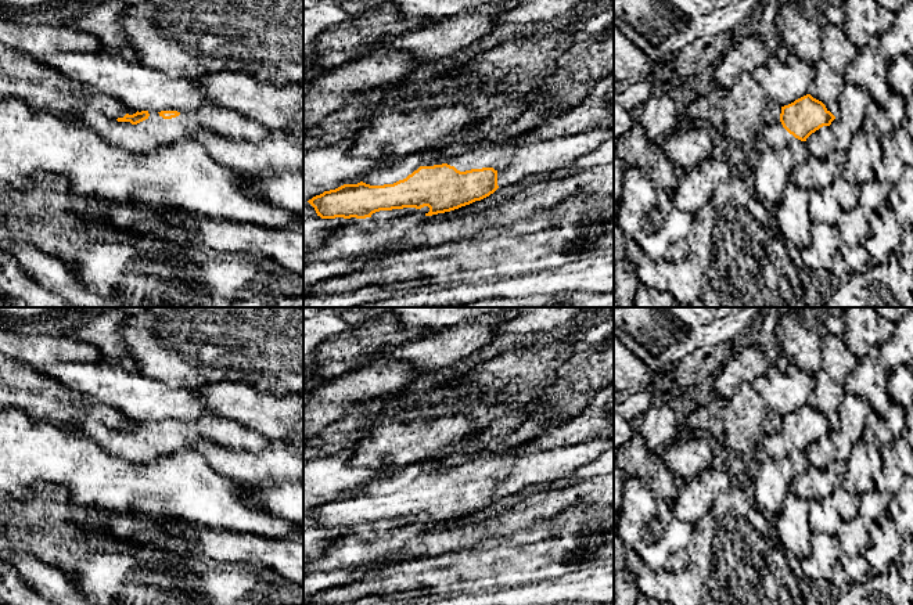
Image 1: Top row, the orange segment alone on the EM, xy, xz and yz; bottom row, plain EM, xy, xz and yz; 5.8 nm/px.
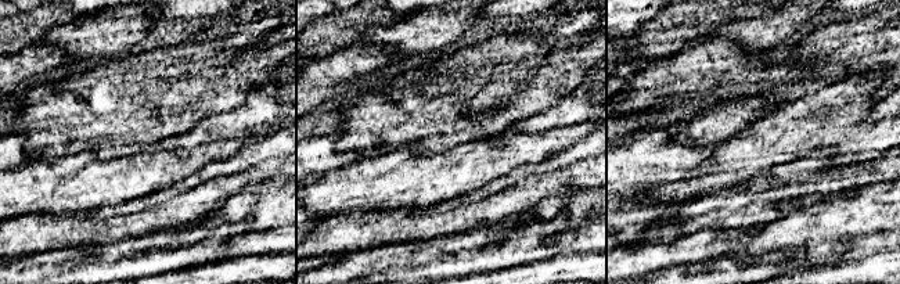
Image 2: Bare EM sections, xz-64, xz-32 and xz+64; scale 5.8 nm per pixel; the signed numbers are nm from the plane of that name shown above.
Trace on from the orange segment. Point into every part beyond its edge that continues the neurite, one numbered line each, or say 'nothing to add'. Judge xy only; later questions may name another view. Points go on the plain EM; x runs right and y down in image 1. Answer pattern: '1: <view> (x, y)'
1: xy (155, 442)

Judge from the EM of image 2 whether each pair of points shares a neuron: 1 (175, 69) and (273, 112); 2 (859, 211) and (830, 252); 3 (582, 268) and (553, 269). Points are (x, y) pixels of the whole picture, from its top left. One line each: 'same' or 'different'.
1: different
2: same
3: same

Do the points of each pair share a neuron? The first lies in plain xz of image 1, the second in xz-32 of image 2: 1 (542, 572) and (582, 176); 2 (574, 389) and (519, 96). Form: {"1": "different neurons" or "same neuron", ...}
{"1": "different neurons", "2": "same neuron"}

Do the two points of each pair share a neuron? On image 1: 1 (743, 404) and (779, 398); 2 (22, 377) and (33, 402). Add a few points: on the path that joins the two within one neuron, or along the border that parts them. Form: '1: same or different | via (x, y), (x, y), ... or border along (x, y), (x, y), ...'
1: different | border along (748, 384), (770, 410), (782, 416)
2: same | via (22, 382), (22, 386), (32, 396)

